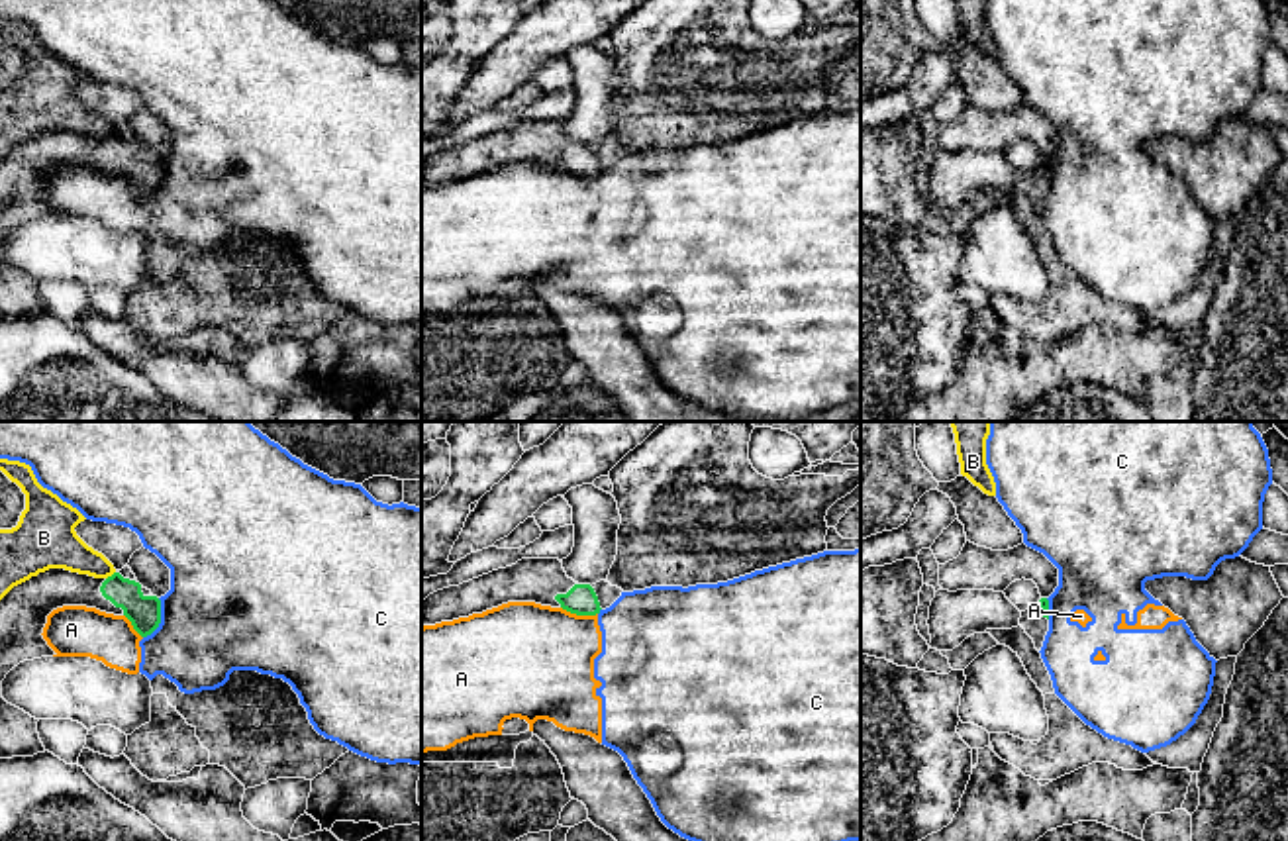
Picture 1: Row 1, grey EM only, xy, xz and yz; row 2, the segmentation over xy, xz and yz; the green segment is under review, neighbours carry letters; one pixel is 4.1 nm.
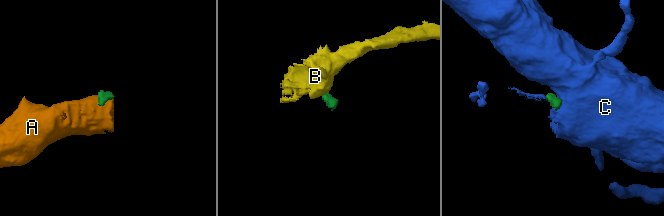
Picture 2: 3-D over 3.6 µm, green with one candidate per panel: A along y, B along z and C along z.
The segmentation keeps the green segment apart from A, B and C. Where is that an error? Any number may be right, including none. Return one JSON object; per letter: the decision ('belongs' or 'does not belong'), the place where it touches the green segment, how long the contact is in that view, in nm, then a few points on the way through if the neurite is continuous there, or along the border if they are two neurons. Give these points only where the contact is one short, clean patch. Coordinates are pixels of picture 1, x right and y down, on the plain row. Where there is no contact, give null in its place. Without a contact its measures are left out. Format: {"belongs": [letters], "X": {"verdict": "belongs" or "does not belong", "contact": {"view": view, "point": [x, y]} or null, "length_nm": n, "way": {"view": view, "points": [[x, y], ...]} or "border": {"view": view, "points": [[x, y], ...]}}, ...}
{"belongs": [], "A": {"verdict": "does not belong", "contact": {"view": "xz", "point": [579, 175]}, "length_nm": 160, "border": {"view": "xz", "points": [[561, 167], [577, 175], [596, 175]]}}, "B": {"verdict": "does not belong", "contact": {"view": "xy", "point": [112, 136]}, "length_nm": 50, "border": {"view": "xy", "points": [[114, 132], [106, 140]]}}, "C": {"verdict": "does not belong", "contact": {"view": "xy", "point": [159, 181]}, "length_nm": 180}}

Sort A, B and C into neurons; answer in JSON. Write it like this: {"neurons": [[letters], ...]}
{"neurons": [["A", "C"], ["B"]]}

